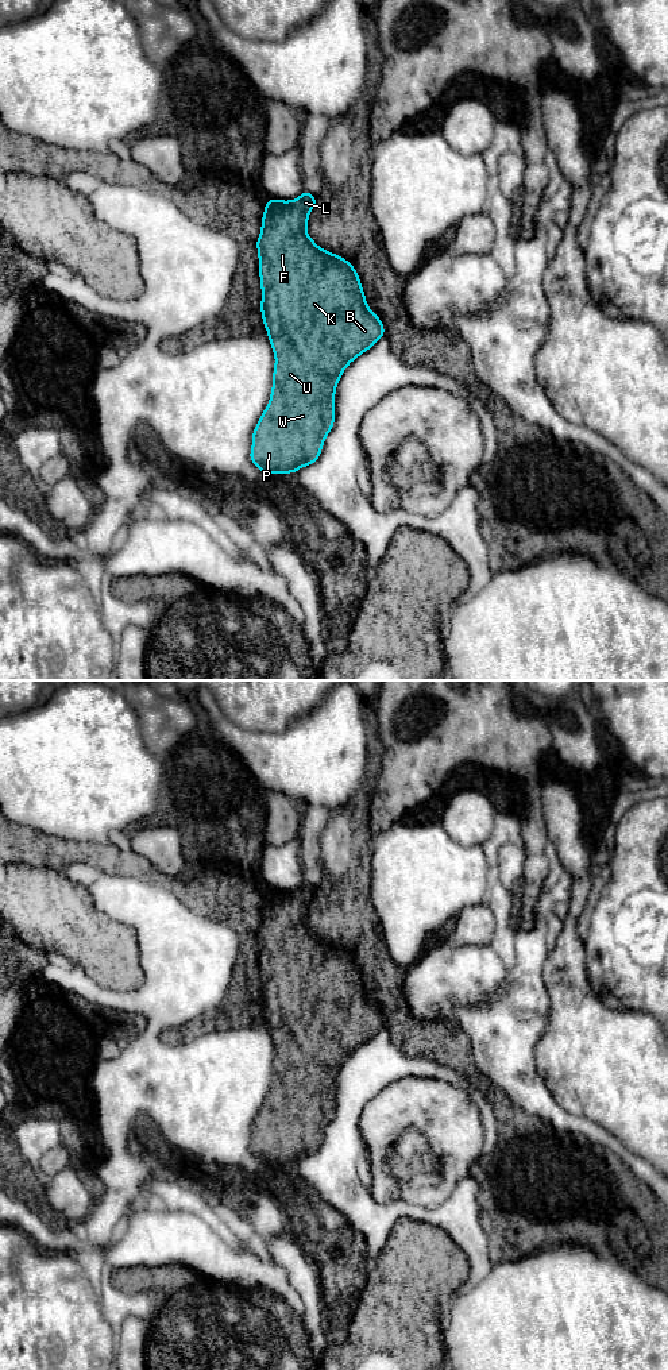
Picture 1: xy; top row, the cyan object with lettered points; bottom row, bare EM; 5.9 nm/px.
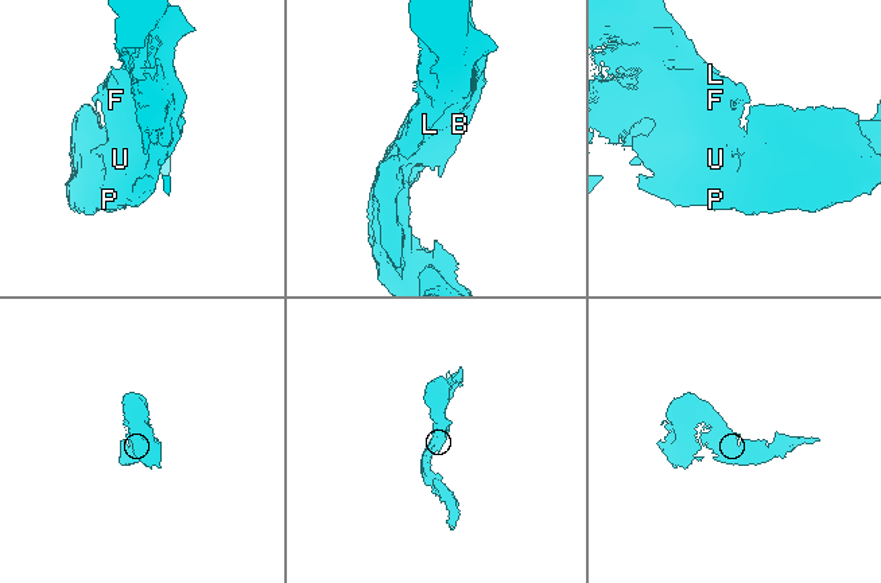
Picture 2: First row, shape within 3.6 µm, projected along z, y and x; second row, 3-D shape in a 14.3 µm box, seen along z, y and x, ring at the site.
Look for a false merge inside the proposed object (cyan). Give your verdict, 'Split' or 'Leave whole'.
Leave whole

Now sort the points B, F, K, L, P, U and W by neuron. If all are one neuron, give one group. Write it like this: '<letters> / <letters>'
B F K L P U W

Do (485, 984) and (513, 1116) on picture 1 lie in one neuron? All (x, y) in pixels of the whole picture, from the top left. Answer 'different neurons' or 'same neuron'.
different neurons

